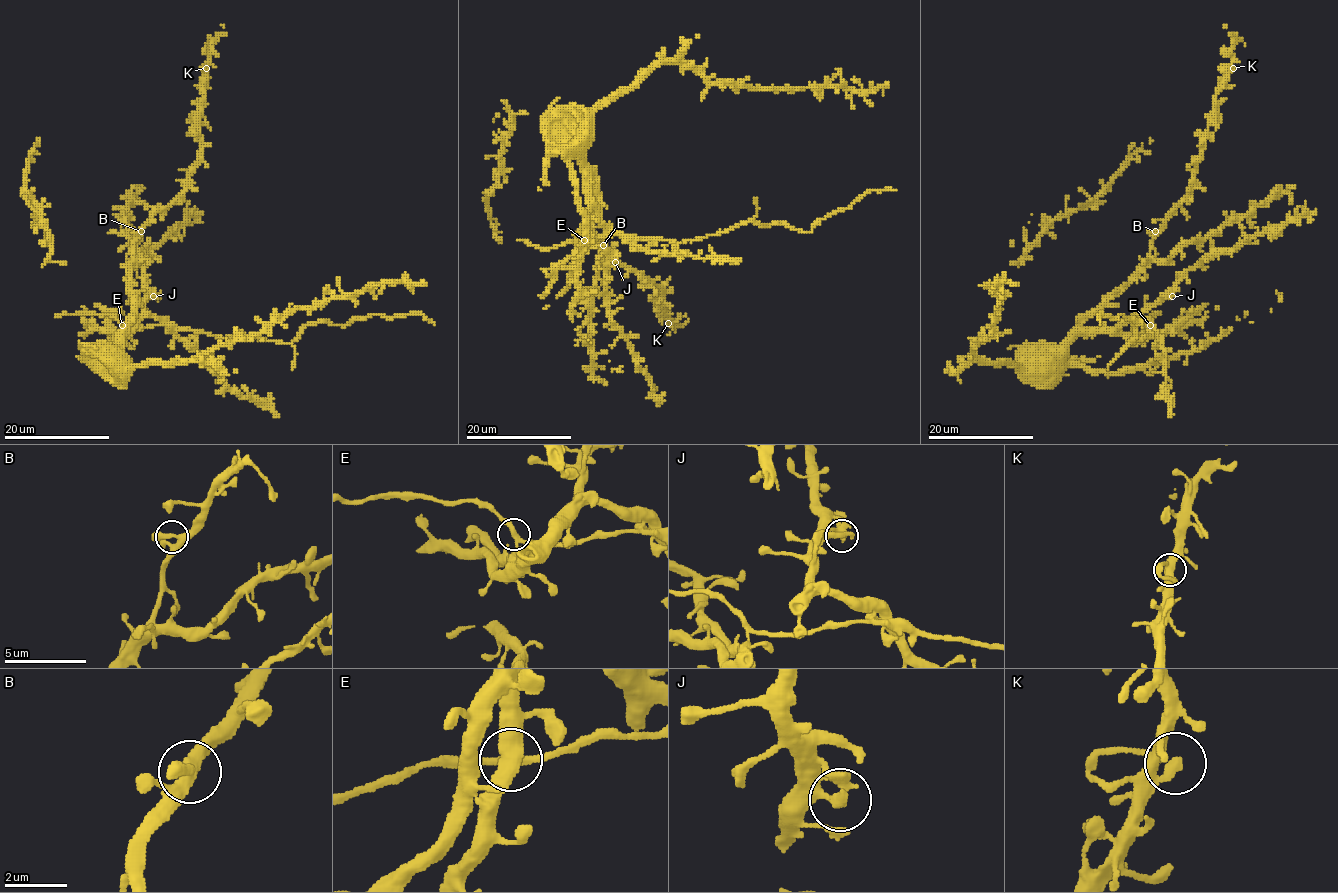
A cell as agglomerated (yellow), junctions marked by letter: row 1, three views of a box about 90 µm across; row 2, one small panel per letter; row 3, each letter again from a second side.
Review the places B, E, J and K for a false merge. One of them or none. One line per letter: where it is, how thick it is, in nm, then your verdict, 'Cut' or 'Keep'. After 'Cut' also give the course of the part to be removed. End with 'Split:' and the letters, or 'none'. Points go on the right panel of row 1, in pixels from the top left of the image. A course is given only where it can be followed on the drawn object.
B: Place: (1155, 231). Thickness 280 nm. Keep
E: Place: (1150, 325). Thickness 260 nm. Cut. Course of the part to remove: (1151, 325), (1145, 324), (1151, 337), (1131, 343), (1133, 323), (1143, 324), (1122, 314), (1101, 314), (1101, 324)
J: Place: (1172, 296). Thickness 280 nm. Keep
K: Place: (1233, 68). Thickness 240 nm. Keep
Split: E

